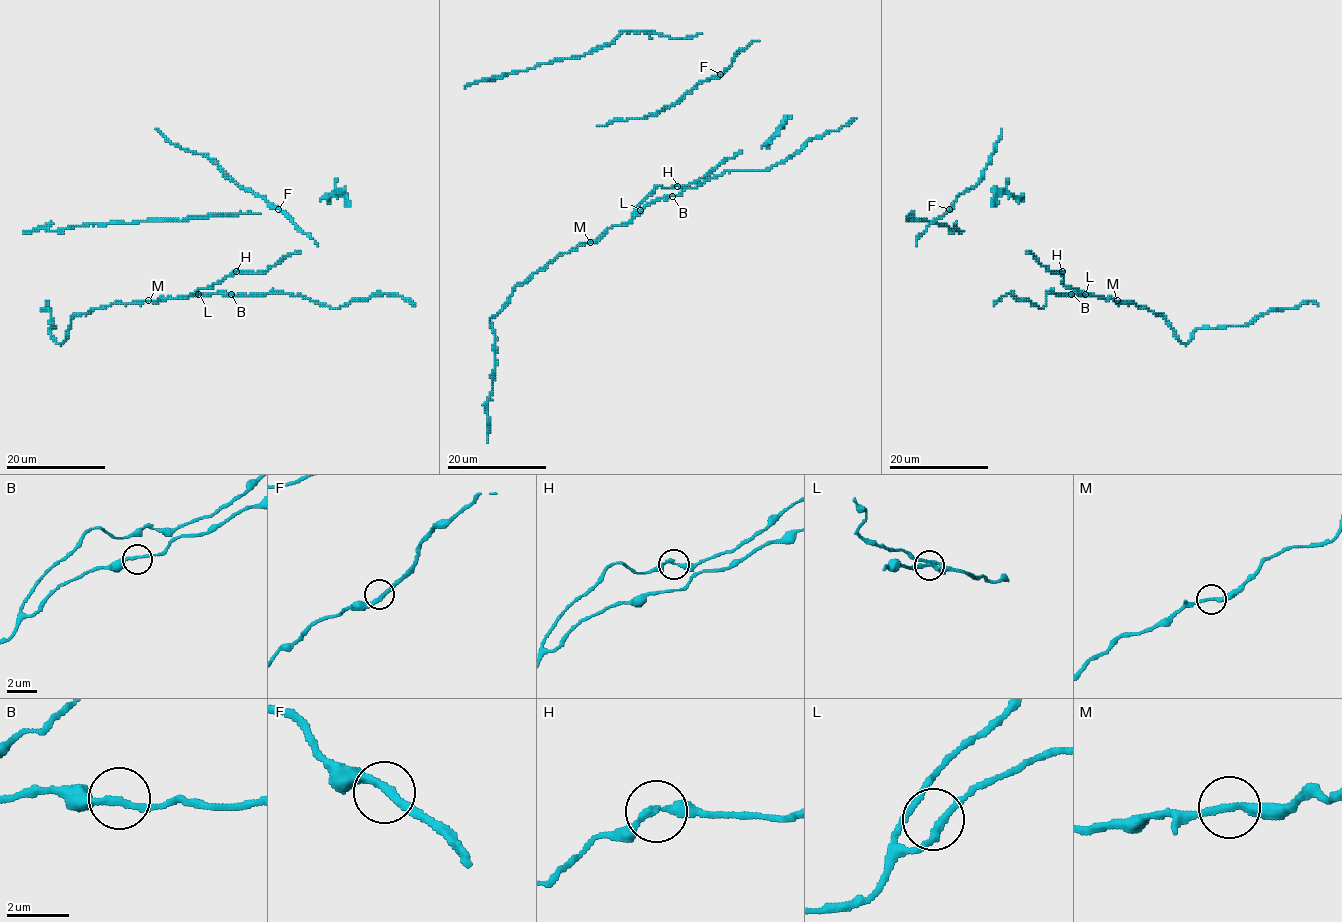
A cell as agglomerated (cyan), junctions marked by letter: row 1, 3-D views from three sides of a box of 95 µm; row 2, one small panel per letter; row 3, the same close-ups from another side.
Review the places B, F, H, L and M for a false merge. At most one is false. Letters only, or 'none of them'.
none of them

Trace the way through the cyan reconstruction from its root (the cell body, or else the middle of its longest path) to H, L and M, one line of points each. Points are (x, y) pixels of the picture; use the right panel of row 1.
H: (1028, 251), (1050, 271), (1062, 271)
L: (1028, 251), (1050, 271), (1062, 271), (1064, 285), (1085, 294)
M: (1028, 251), (1050, 271), (1062, 271), (1064, 285), (1118, 300)

